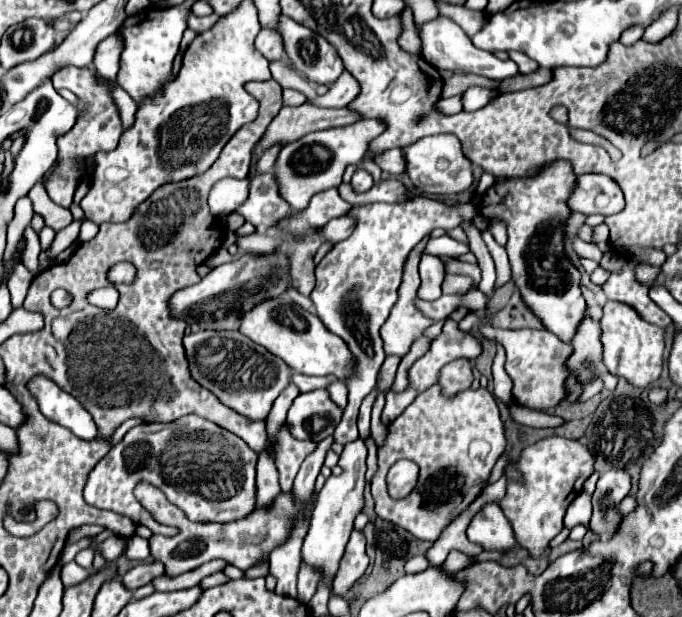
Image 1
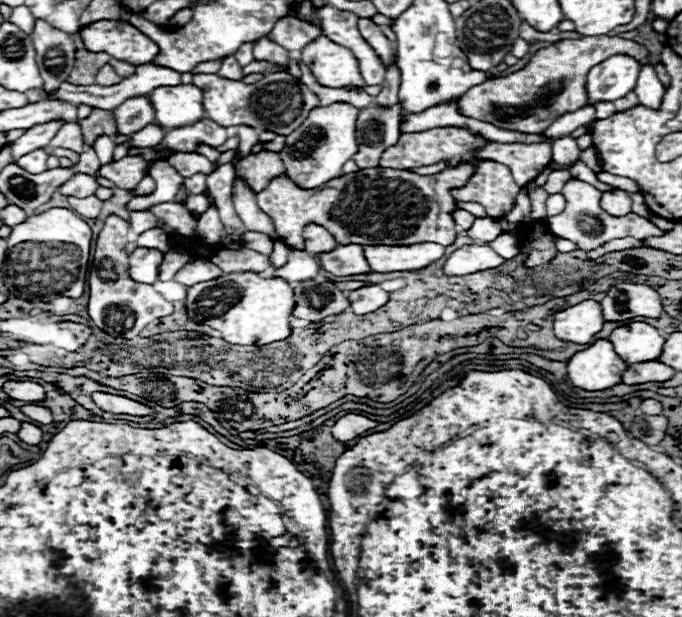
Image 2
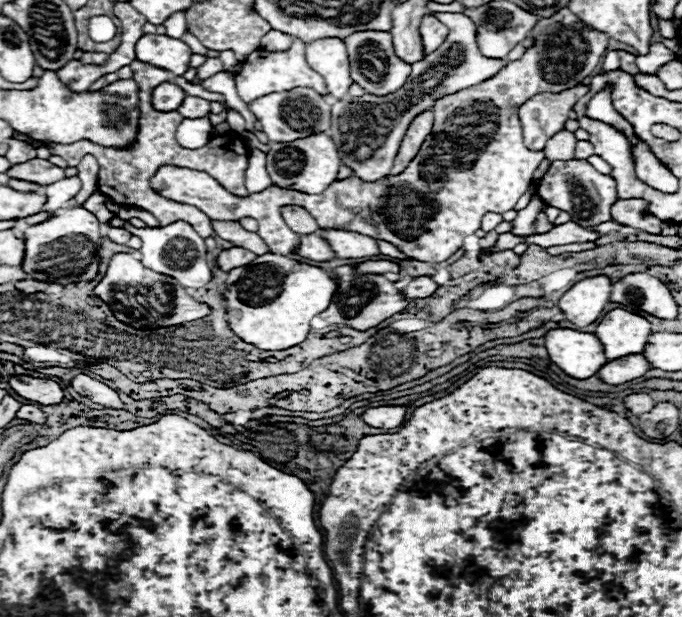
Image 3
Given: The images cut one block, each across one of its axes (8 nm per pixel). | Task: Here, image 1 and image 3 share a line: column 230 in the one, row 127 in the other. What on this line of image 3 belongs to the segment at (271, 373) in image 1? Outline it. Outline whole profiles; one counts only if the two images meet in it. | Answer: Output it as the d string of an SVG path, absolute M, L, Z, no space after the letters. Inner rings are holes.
M452 12L430 14L448 26L450 30L448 40L454 40L454 48L438 48L428 56L428 62L412 64L412 72L406 84L394 94L388 96L364 94L360 98L346 96L344 100L338 100L332 106L332 126L328 130L328 136L336 140L342 164L350 166L362 180L376 182L390 174L392 162L400 148L400 140L406 134L408 124L418 114L430 110L434 102L442 96L484 82L488 76L494 76L506 64L504 60L484 60L484 56L480 56L480 50L476 48L476 28L472 20L468 20L466 16Z

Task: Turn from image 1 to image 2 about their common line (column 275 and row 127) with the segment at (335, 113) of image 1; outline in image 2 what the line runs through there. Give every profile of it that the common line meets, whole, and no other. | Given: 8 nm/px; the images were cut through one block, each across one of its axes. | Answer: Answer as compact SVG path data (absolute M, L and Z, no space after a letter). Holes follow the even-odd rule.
M136 96L132 100L126 100L124 104L120 104L120 108L114 110L114 114L120 134L138 132L144 126L152 124L156 118L156 112L152 108L152 102L148 102L148 96Z

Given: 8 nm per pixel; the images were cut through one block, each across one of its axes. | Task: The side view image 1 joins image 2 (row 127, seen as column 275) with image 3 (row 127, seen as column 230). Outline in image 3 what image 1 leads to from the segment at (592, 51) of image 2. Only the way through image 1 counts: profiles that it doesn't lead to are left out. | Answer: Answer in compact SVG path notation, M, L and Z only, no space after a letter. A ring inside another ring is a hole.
M580 84L576 88L568 88L564 92L542 92L526 100L518 108L518 118L524 132L524 144L532 150L542 150L546 138L552 138L556 130L564 128L568 120L568 112L574 102L580 100L588 92L588 86Z

